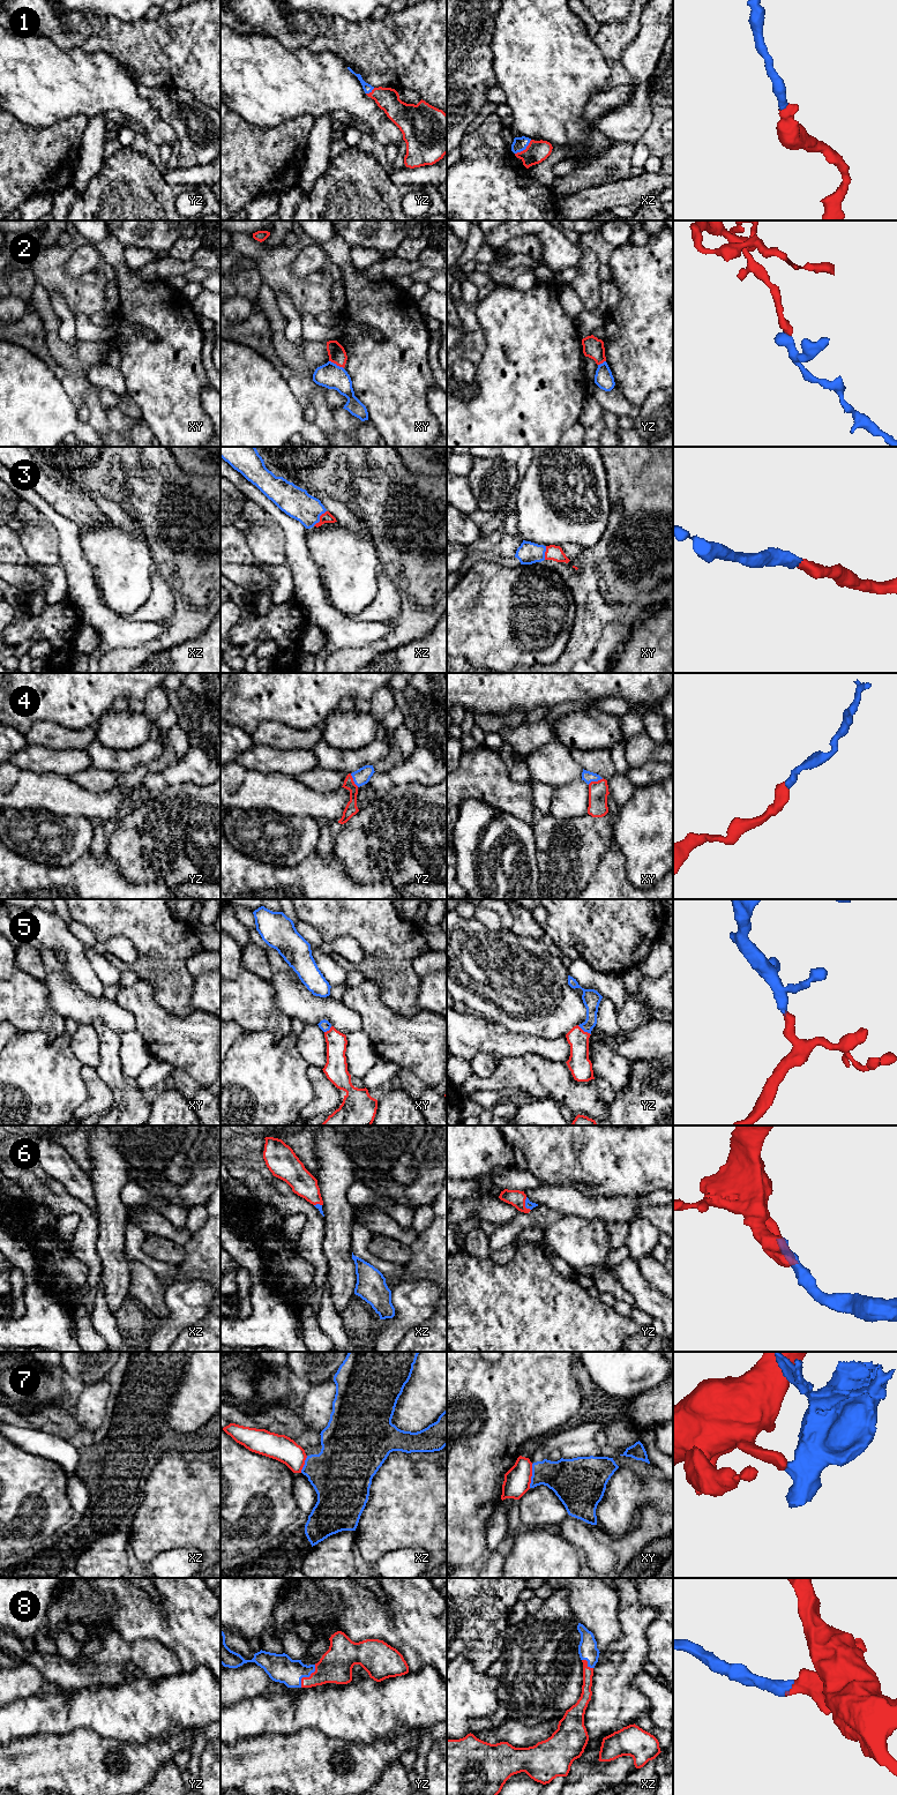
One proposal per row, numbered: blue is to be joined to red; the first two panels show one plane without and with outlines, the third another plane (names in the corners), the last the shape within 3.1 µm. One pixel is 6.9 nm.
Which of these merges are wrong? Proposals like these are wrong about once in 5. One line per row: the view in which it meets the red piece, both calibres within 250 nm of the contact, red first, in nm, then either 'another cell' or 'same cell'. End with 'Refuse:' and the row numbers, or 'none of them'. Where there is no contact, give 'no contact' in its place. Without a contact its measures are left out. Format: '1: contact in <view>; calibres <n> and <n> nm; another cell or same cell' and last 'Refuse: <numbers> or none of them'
1: contact in xz; calibres 150 and 100 nm; same cell
2: contact in xy; calibres 120 and 170 nm; another cell
3: contact in xz; calibres 80 and 200 nm; same cell
4: contact in xy; calibres 140 and 80 nm; same cell
5: contact in yz; calibres 160 and 130 nm; same cell
6: contact in yz; calibres 110 and 50 nm; same cell
7: contact in xy; calibres 180 and 280 nm; another cell
8: contact in yz; calibres 240 and 190 nm; same cell
Refuse: 2, 7

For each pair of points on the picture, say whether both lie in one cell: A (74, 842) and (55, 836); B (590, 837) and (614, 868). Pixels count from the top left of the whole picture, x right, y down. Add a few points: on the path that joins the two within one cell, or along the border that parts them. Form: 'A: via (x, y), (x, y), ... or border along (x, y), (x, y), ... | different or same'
A: via (69, 839), (60, 839) | same
B: border along (614, 845), (603, 855), (591, 879) | different

